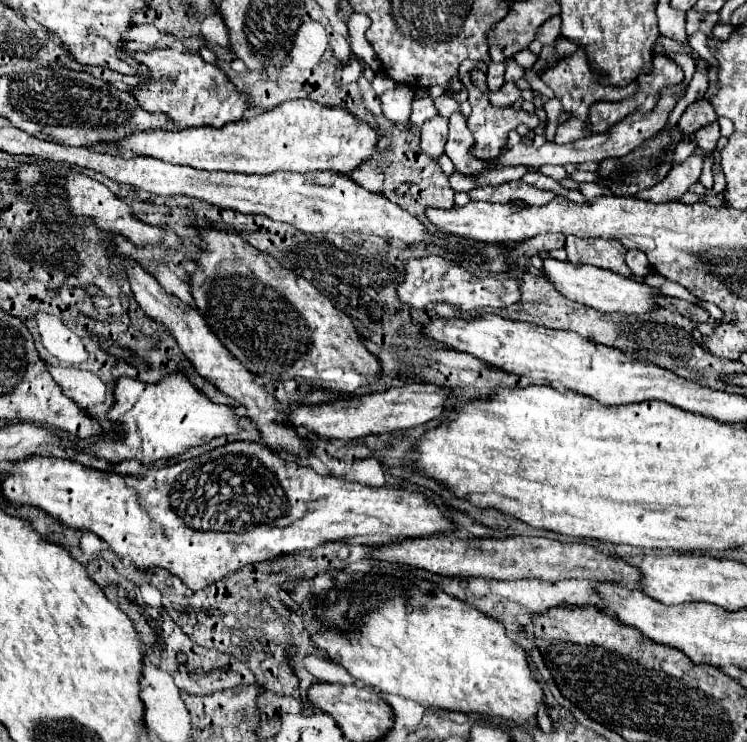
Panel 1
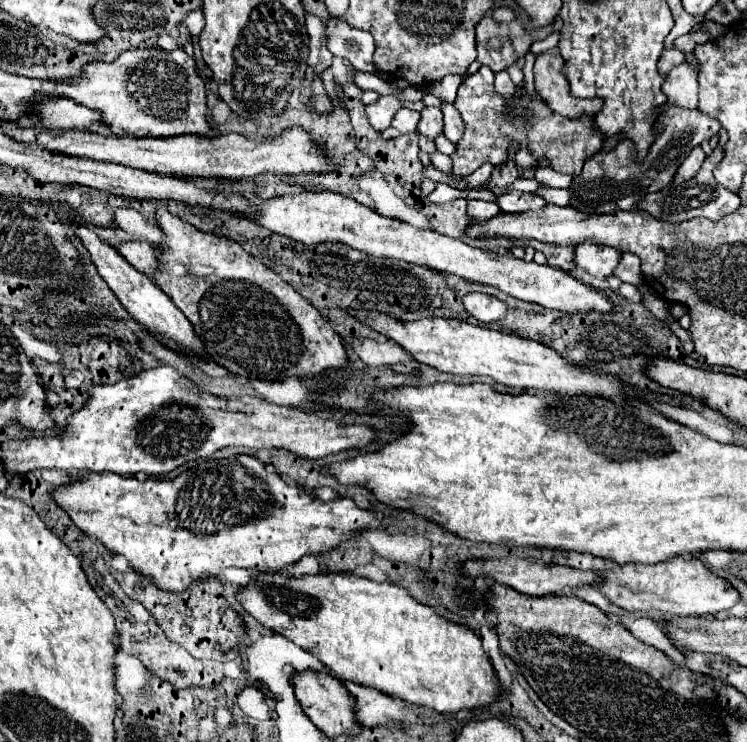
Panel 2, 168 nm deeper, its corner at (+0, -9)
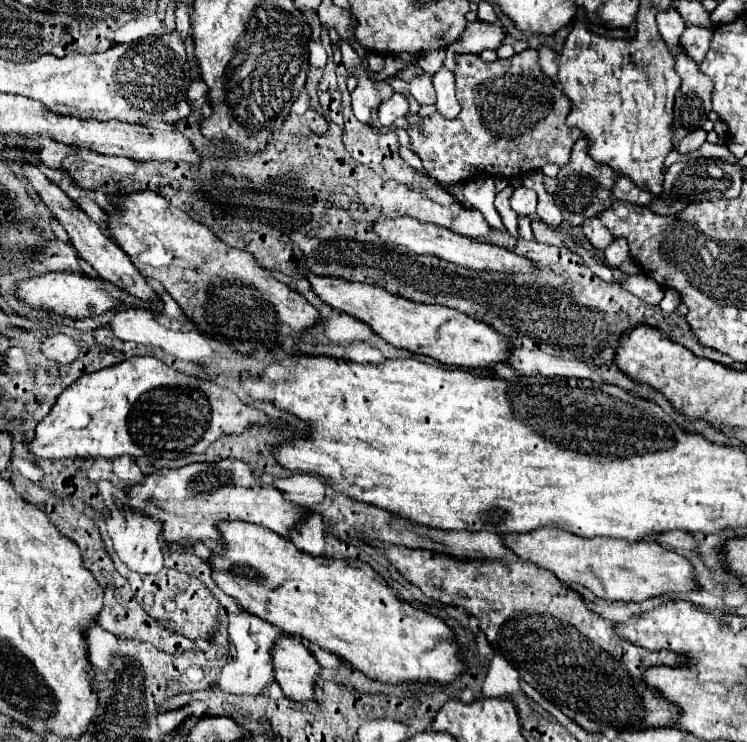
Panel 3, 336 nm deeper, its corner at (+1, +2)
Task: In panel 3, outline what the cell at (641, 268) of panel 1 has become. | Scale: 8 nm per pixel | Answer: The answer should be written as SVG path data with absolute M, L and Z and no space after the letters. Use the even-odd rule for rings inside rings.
M616 237L616 239L608 245L608 249L604 249L604 253L606 253L608 263L614 265L614 267L618 267L618 265L630 255L630 249L628 249L628 243L624 241L624 237Z

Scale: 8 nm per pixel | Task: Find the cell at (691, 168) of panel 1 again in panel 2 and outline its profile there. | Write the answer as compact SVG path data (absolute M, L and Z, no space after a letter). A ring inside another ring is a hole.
M701 146L693 148L691 154L685 158L685 162L679 166L679 170L677 170L675 178L673 178L673 184L675 186L681 186L683 182L689 182L699 172L703 160L705 160L705 152L701 150Z

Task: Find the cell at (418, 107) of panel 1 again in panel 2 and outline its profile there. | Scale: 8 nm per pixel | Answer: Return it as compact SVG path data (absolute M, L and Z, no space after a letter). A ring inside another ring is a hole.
M401 108L401 112L397 112L397 116L393 118L393 128L397 128L403 134L417 132L419 120L421 120L421 112L415 112L415 110L409 110L409 108Z

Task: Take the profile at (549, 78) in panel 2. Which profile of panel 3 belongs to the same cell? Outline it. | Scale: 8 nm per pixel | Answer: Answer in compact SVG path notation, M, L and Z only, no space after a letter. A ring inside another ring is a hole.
M542 47L542 49L540 49L540 65L542 65L542 69L544 69L544 73L546 73L548 77L556 79L558 65L556 65L556 53L554 53L554 51Z

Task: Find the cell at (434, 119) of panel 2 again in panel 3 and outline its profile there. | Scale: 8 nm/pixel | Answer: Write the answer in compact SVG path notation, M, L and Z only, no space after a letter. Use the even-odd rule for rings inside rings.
M428 73L416 75L410 83L408 83L408 91L412 93L412 97L420 103L420 105L432 105L436 101L434 97L434 89L432 89L432 77Z

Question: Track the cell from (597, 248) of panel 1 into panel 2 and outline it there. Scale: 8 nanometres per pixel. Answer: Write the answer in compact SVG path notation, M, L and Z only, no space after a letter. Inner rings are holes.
M583 244L575 248L575 266L583 268L595 278L607 280L621 260L621 252L609 246L597 246L597 244Z

